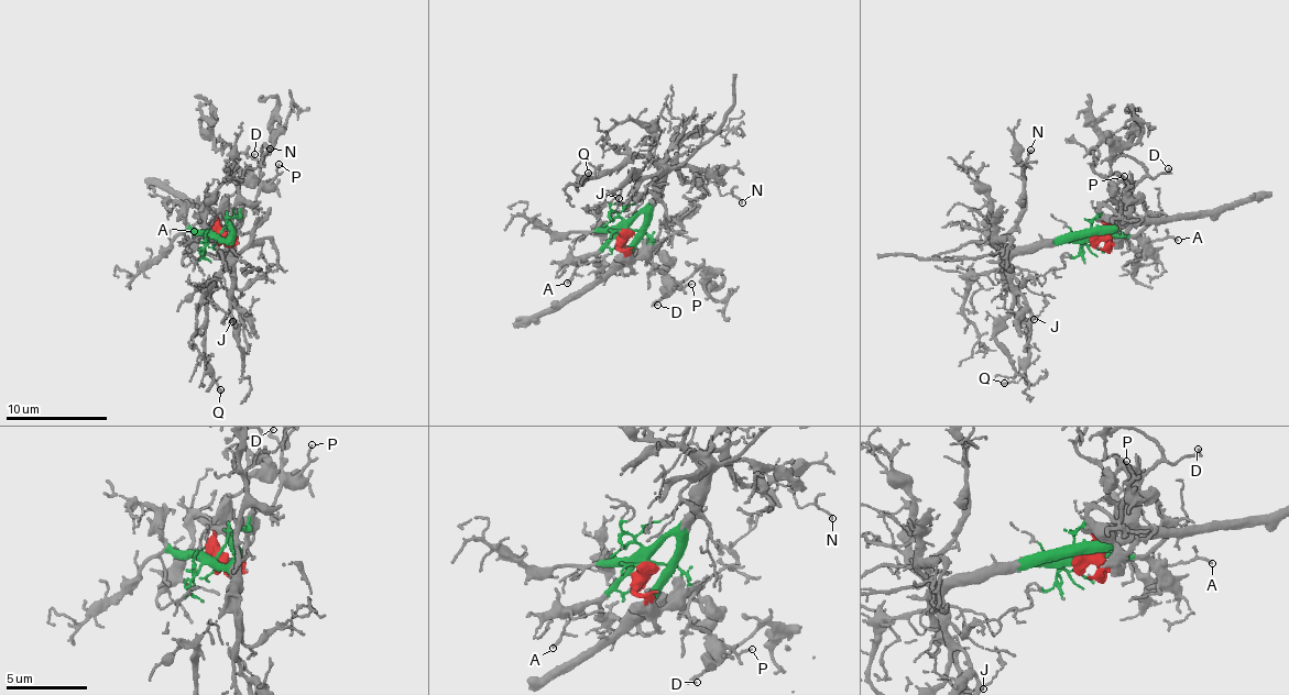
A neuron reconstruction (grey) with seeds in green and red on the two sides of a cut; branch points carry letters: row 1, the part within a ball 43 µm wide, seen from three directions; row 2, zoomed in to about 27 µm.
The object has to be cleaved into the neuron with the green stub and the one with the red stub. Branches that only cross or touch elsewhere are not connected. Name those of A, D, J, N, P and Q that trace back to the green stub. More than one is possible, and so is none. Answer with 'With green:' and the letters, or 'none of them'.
With green: A, J, N, Q

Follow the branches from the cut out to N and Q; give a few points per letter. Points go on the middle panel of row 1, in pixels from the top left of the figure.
N: (625, 230), (655, 196), (665, 161), (690, 181), (705, 179), (718, 184), (723, 196), (730, 194), (742, 202)
Q: (625, 230), (653, 199), (659, 174), (652, 162), (636, 157), (577, 181), (579, 186), (588, 173)

